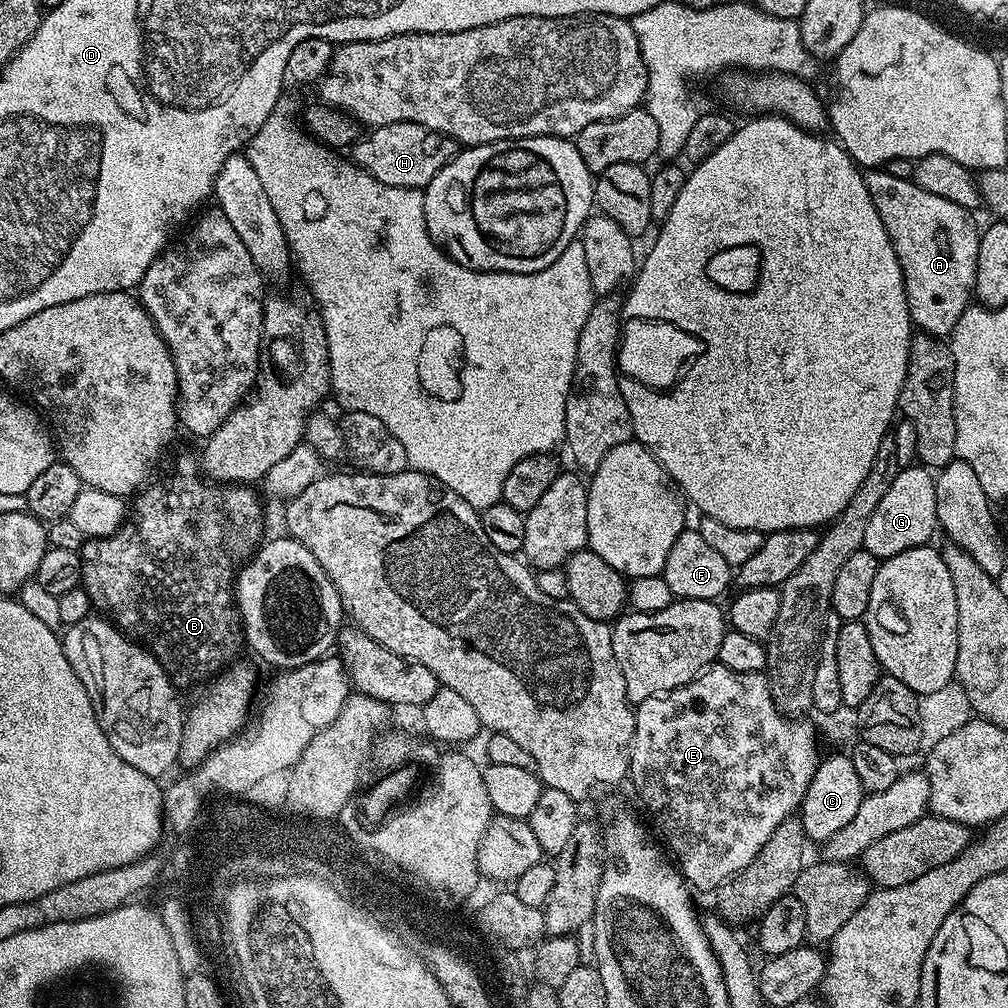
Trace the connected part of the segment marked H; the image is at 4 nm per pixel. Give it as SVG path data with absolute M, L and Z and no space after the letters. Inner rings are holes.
M410 122L381 124L369 132L372 132L369 136L367 133L351 145L352 160L357 169L368 172L386 186L423 190L432 181L434 174L438 174L442 166L446 166L456 157L458 151L456 141L448 136Z

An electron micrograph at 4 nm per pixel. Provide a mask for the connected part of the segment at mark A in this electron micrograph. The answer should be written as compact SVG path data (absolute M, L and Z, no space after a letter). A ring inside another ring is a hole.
M885 170L865 171L864 181L900 263L913 325L933 338L951 337L976 286L981 229L972 221L973 213L930 194L930 190L922 190L911 179L894 178Z

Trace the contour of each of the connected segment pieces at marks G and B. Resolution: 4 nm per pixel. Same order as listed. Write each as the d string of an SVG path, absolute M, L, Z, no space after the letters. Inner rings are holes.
M923 466L901 468L894 478L890 490L878 502L878 510L870 514L870 522L866 522L866 538L864 539L863 551L874 554L880 560L889 560L894 554L902 554L902 550L922 548L929 543L932 535L938 532L936 522L936 477L929 469Z
M180 456L176 460L176 469L169 474L165 480L156 480L153 479L151 483L147 486L140 489L139 492L135 493L134 499L130 504L130 515L125 519L124 523L120 525L120 529L114 534L109 536L98 536L95 538L88 538L84 541L83 548L80 549L80 583L82 587L86 590L86 594L90 598L93 609L97 613L103 614L111 623L115 624L125 636L129 636L131 640L135 640L137 644L141 644L146 651L149 652L152 657L155 658L161 666L163 666L165 672L172 677L173 681L179 682L181 685L184 684L196 684L199 685L201 682L207 682L216 675L217 672L223 672L229 664L233 663L237 659L236 656L240 652L240 647L243 649L245 647L246 641L244 638L244 626L240 622L240 610L234 606L234 581L238 575L237 569L241 567L245 562L252 559L257 548L260 547L262 541L265 539L266 533L264 533L264 508L260 505L260 498L262 499L261 493L255 492L255 487L249 486L247 484L221 484L219 482L213 482L209 477L205 476L201 465L198 463L197 457L196 460L192 456Z

